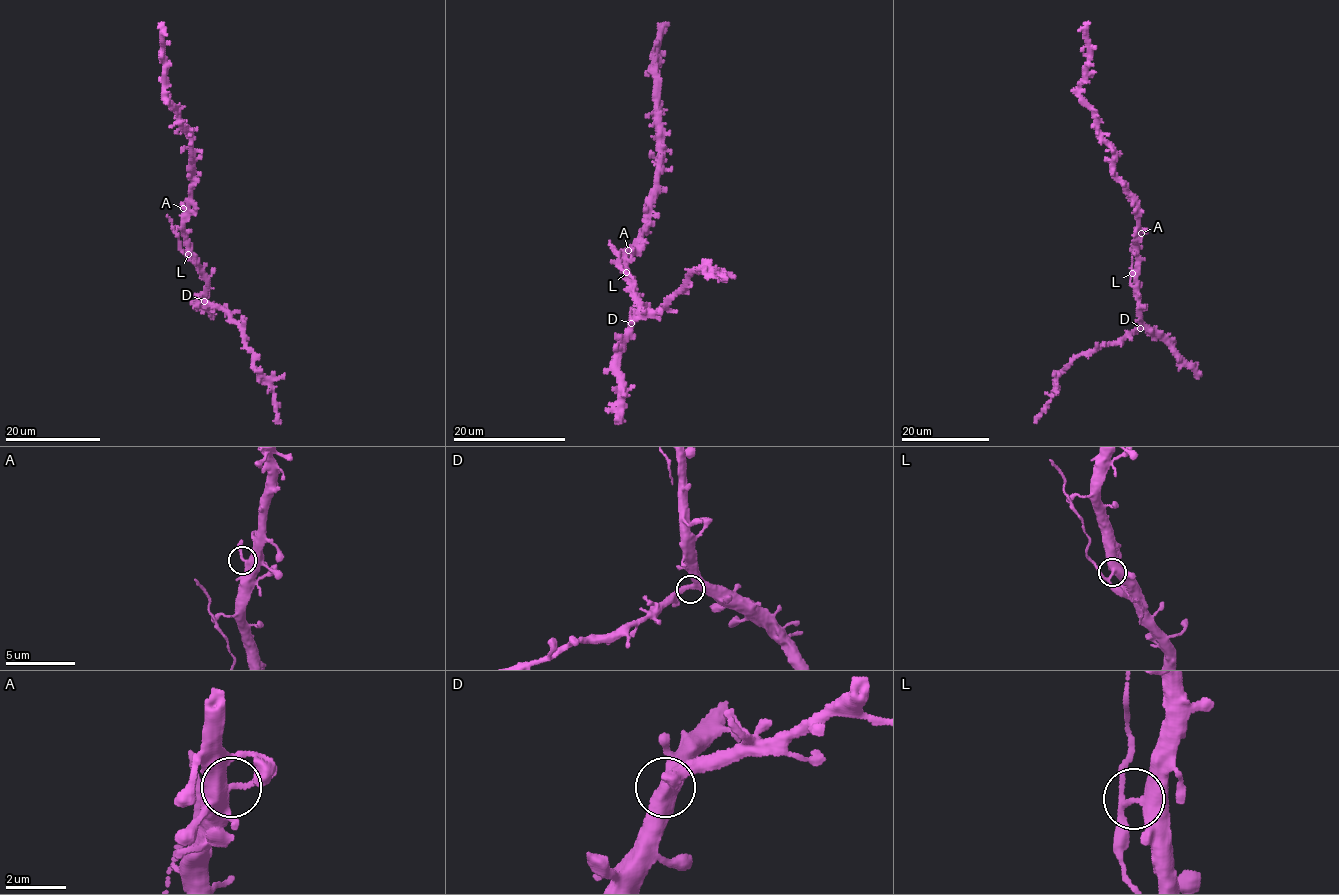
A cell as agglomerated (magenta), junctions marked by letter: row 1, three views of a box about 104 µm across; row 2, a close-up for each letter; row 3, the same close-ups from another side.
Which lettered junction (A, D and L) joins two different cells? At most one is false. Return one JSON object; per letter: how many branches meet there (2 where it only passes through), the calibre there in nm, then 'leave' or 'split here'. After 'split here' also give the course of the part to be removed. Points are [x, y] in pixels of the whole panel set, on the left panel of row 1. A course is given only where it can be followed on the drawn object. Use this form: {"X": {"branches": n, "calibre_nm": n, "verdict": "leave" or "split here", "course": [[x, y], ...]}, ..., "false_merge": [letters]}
{"A": {"branches": 3, "calibre_nm": 280, "verdict": "leave"}, "D": {"branches": 3, "calibre_nm": 360, "verdict": "leave"}, "L": {"branches": 3, "calibre_nm": 320, "verdict": "split here", "course": [[188, 254], [180, 249], [178, 234], [166, 215]]}, "false_merge": ["L"]}

